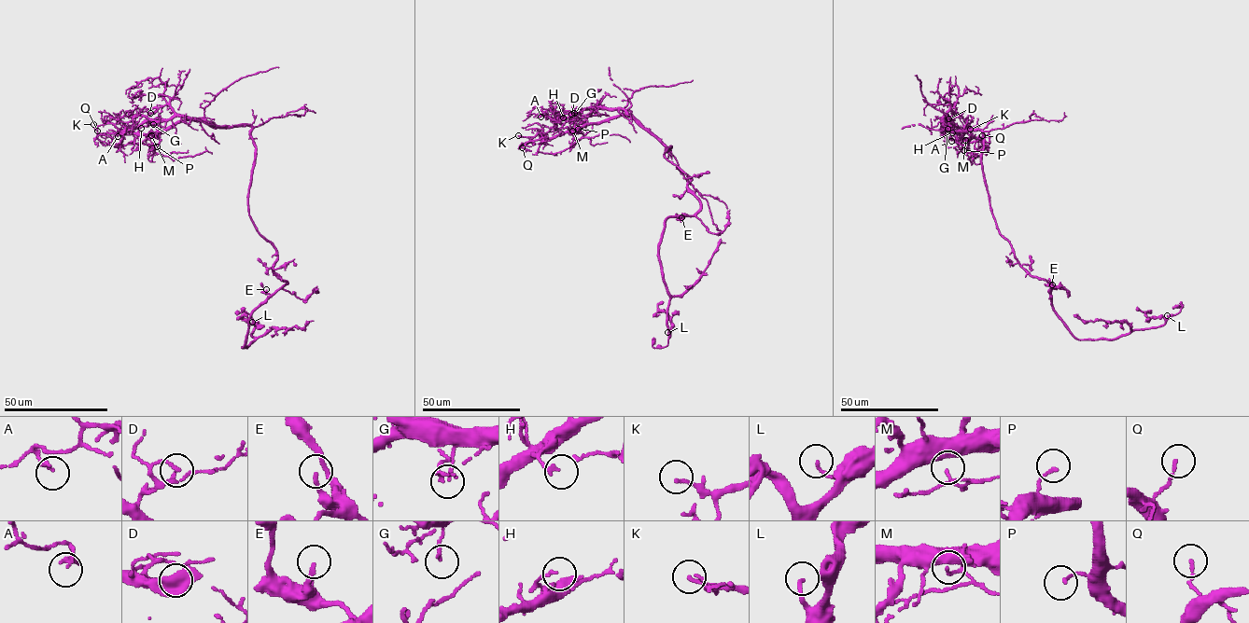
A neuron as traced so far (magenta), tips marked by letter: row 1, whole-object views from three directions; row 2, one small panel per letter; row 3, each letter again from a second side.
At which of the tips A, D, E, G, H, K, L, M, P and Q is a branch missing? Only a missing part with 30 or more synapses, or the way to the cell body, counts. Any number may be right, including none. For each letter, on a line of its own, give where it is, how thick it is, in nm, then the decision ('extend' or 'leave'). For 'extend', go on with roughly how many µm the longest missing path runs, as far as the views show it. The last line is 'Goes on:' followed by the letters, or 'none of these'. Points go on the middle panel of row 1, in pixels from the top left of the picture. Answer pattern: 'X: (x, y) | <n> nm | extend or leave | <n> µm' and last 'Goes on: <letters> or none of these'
A: (540, 117) | 200 nm | leave
D: (571, 114) | 130 nm | leave
E: (681, 217) | 170 nm | leave
G: (574, 113) | 130 nm | leave
H: (563, 117) | 140 nm | leave
K: (518, 135) | 150 nm | leave
L: (667, 332) | 140 nm | leave
M: (572, 131) | 240 nm | leave
P: (578, 129) | 140 nm | leave
Q: (522, 147) | 160 nm | leave
Goes on: none of these

